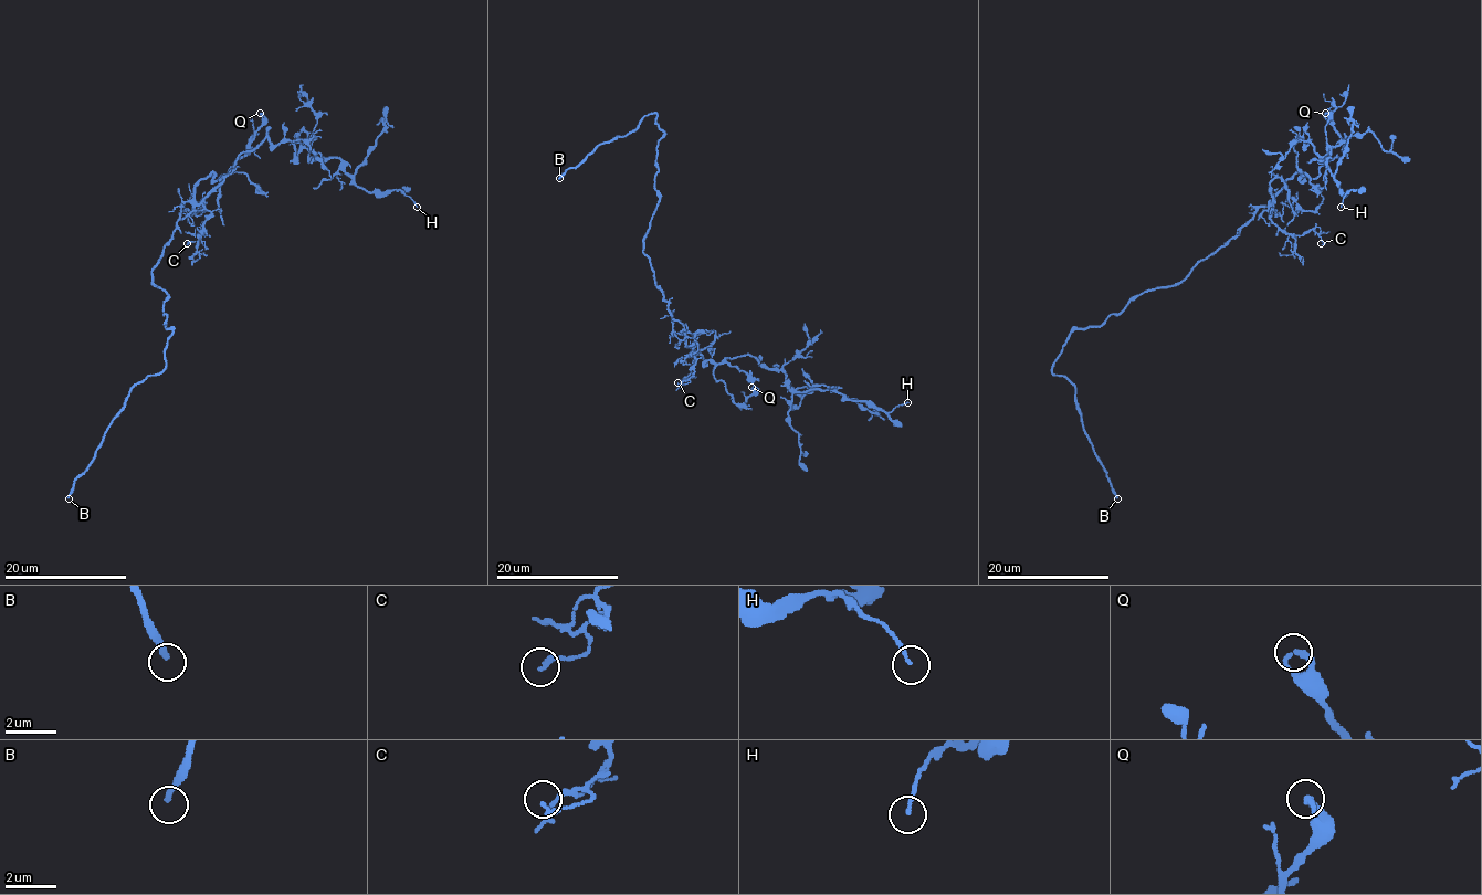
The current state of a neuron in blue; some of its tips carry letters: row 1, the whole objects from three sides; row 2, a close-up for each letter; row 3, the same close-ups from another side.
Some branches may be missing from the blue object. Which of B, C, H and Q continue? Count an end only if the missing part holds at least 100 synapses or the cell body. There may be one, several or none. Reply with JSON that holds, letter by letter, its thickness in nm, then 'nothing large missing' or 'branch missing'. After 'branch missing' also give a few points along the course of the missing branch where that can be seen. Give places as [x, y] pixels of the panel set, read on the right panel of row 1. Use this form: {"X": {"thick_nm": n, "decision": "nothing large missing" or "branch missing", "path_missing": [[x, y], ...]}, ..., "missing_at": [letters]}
{"B": {"thick_nm": 200, "decision": "branch missing"}, "C": {"thick_nm": 190, "decision": "nothing large missing"}, "H": {"thick_nm": 110, "decision": "nothing large missing"}, "Q": {"thick_nm": 240, "decision": "nothing large missing"}, "missing_at": ["B"]}

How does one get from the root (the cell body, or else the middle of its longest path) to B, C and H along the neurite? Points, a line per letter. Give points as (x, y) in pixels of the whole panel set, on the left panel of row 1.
B: (164, 246), (153, 282), (168, 294), (165, 326), (172, 332), (165, 367), (132, 389), (69, 498)
C: (164, 246), (180, 207), (202, 203), (211, 213), (205, 234), (202, 230), (197, 241), (187, 243)
H: (164, 246), (197, 183), (266, 138), (337, 158), (357, 186), (417, 207)

